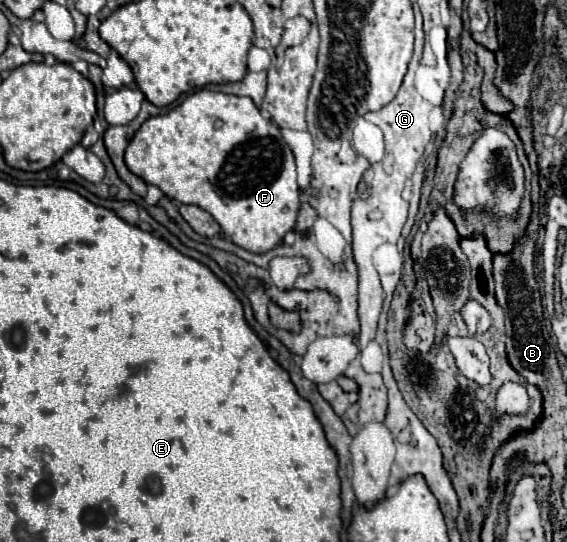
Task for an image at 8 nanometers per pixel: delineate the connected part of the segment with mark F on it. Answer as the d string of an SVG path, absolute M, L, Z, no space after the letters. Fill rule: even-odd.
M210 89L188 95L178 107L142 123L126 149L124 161L134 175L160 187L176 203L198 205L208 211L222 225L222 233L246 251L266 253L274 249L296 225L300 189L296 183L294 153L282 139L280 127L266 119L250 97Z

